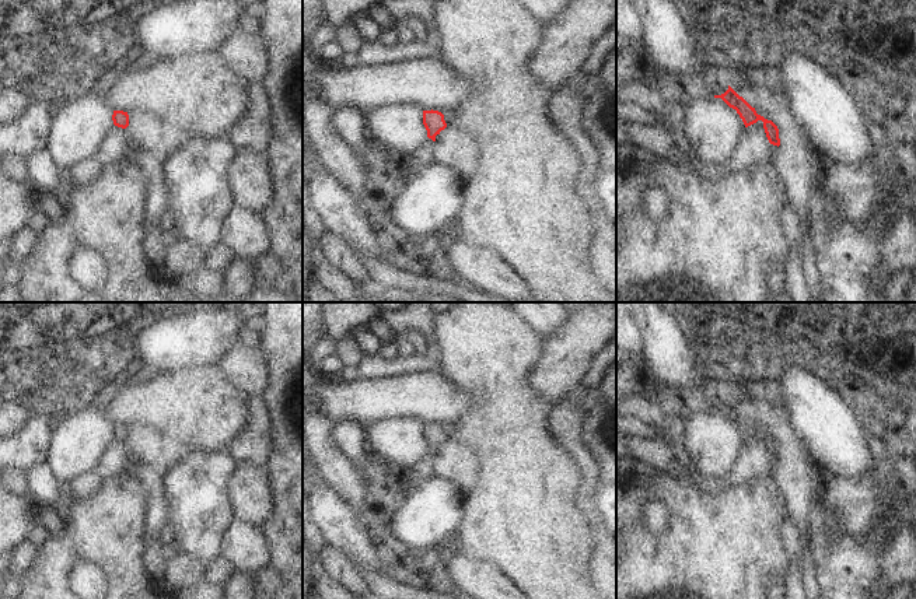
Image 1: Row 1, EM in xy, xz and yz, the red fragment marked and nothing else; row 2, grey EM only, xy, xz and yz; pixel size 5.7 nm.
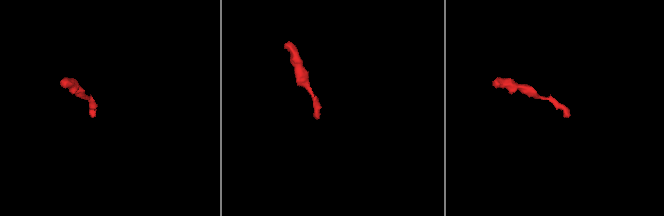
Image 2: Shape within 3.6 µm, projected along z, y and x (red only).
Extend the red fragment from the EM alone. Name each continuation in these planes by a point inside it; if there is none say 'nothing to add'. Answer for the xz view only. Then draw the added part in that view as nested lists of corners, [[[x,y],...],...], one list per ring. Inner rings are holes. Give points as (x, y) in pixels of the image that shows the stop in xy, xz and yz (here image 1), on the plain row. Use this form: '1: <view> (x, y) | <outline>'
nothing to add

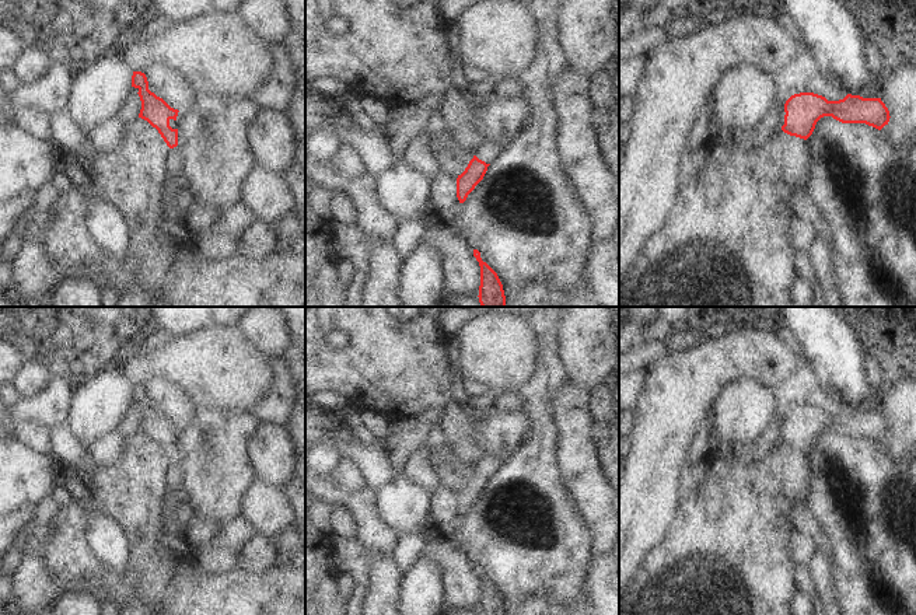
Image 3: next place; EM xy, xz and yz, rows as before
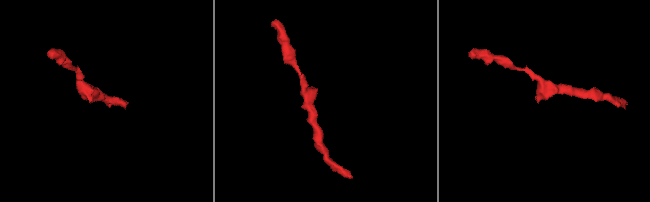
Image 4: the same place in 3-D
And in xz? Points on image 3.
1: xz (486, 465) | [[[482,455],[479,462],[473,467],[479,474],[485,475],[486,478],[490,478],[496,469],[501,465],[500,461],[497,461],[493,457]]]

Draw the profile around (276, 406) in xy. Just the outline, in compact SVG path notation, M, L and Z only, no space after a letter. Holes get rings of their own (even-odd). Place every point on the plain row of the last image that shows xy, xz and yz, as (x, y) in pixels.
M283 357L270 359L273 382L266 395L254 403L251 413L261 423L284 426L290 420L296 399L296 384L291 371Z

